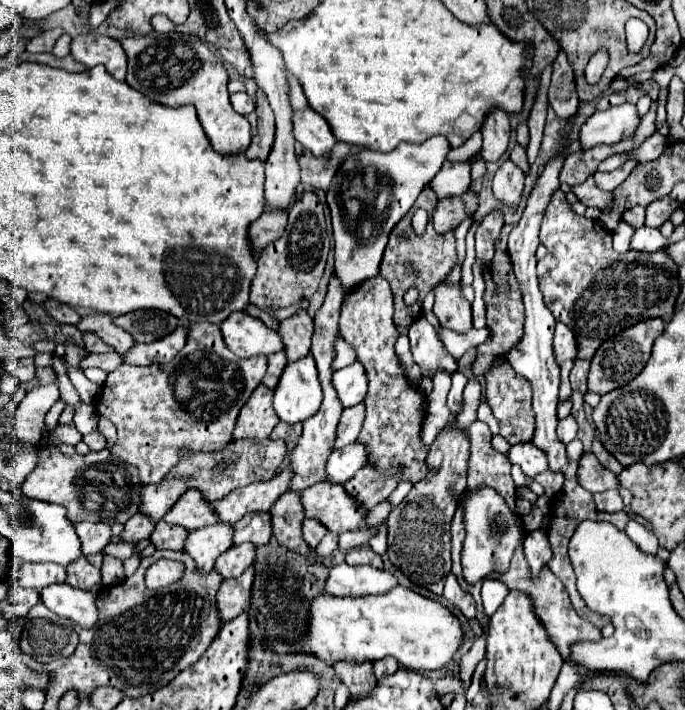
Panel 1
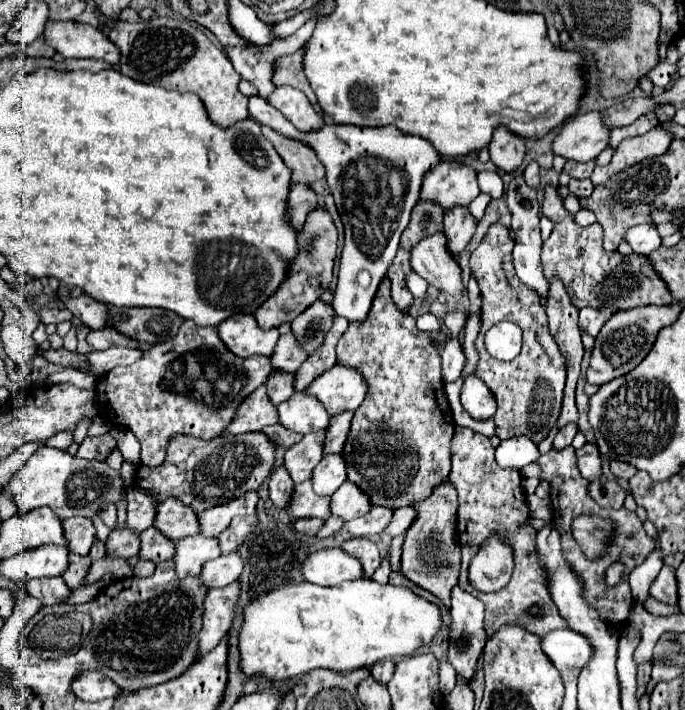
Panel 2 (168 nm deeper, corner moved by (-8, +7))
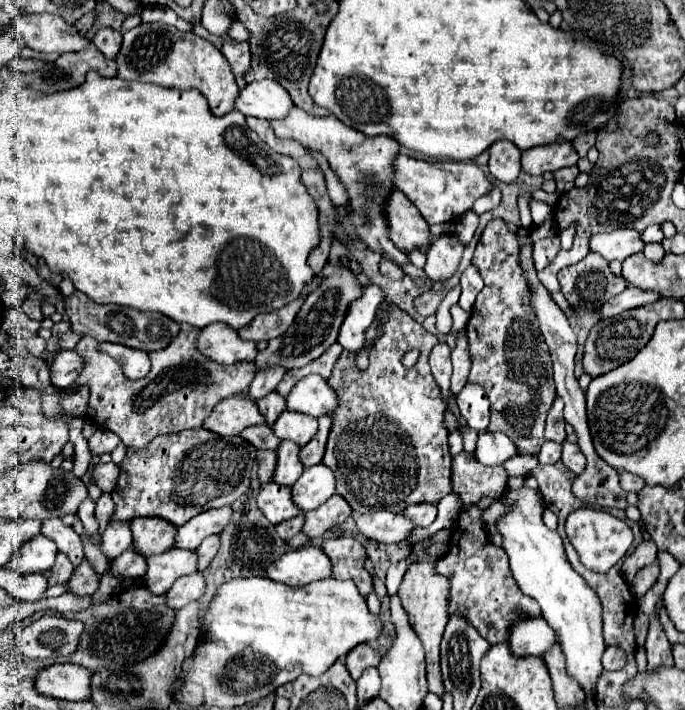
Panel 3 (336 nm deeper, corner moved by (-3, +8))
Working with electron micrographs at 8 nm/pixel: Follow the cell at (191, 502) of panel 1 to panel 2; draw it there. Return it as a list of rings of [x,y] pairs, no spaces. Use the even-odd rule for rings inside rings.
[[[166,500],[158,504],[154,528],[160,530],[168,540],[182,540],[186,536],[198,534],[198,516],[180,504],[180,500]]]

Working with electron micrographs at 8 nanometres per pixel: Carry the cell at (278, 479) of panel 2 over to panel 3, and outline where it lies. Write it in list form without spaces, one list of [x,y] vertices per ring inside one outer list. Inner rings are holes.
[[[257,451],[259,461],[259,481],[261,485],[271,483],[271,475],[275,475],[275,451]]]

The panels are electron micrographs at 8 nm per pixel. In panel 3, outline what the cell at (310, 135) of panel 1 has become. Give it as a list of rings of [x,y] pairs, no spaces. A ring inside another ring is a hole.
[[[271,79],[249,83],[245,89],[241,89],[235,105],[243,115],[261,119],[283,119],[287,117],[291,107],[295,107],[295,103],[291,103],[291,97],[287,95],[287,89],[279,87],[279,83]]]

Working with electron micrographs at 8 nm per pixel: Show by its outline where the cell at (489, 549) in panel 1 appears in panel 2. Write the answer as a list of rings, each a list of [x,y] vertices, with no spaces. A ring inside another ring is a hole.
[[[490,536],[476,554],[476,560],[472,560],[472,586],[482,592],[494,592],[508,584],[508,576],[512,576],[512,552],[498,536]]]

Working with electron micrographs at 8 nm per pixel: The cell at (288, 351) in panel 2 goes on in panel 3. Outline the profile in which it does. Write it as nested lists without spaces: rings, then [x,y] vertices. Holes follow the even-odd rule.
[[[267,367],[263,371],[257,371],[257,375],[255,375],[255,379],[249,387],[249,395],[253,399],[259,399],[259,397],[267,395],[269,391],[273,391],[279,385],[283,375],[285,375],[283,367]]]

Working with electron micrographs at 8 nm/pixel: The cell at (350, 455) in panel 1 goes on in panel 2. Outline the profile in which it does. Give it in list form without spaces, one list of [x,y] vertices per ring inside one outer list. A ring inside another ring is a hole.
[[[340,454],[324,456],[312,472],[312,486],[318,496],[332,496],[346,480],[346,464]]]

